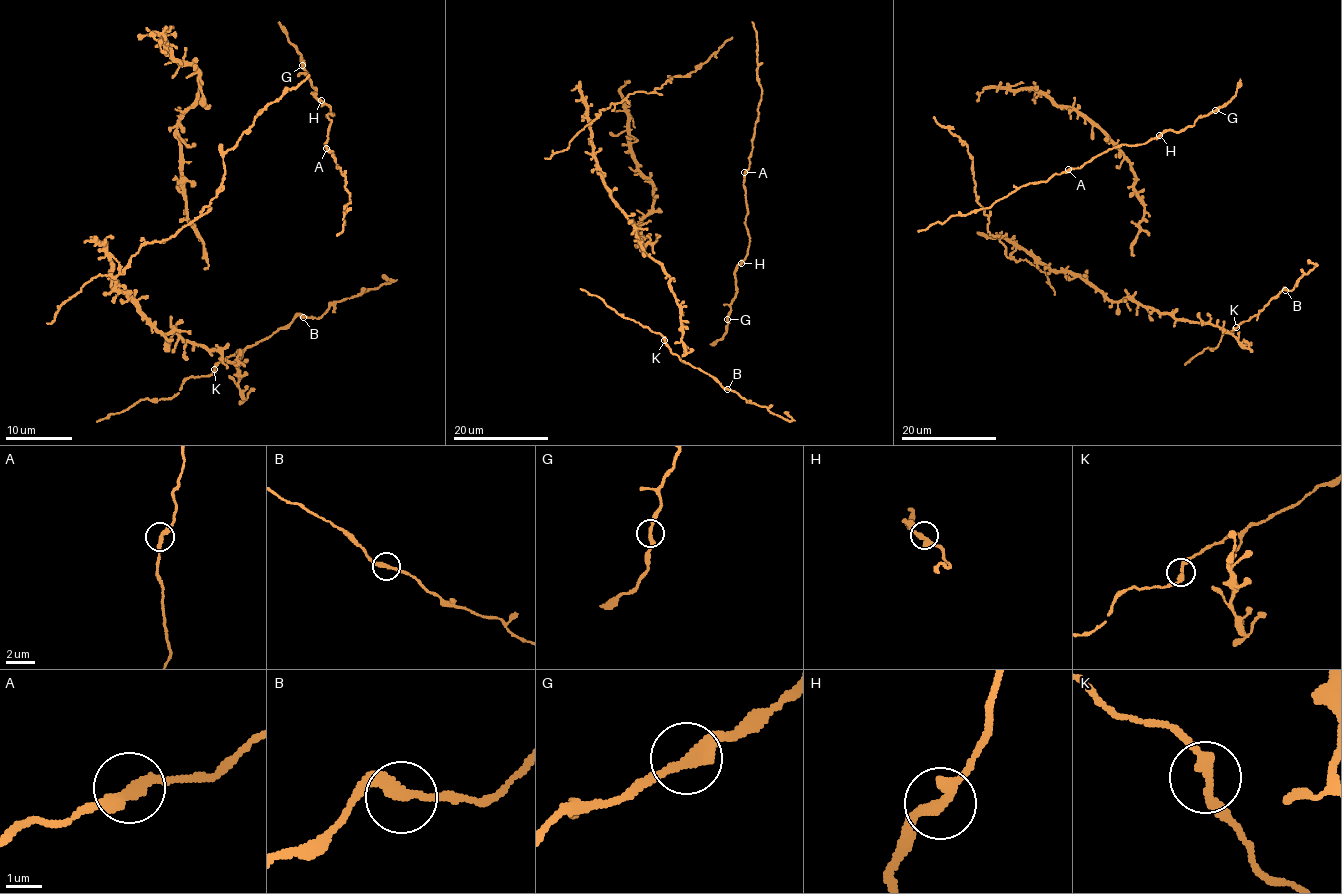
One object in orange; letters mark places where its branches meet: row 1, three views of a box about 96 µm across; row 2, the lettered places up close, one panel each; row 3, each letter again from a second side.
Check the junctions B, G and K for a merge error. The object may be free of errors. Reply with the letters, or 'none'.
none

